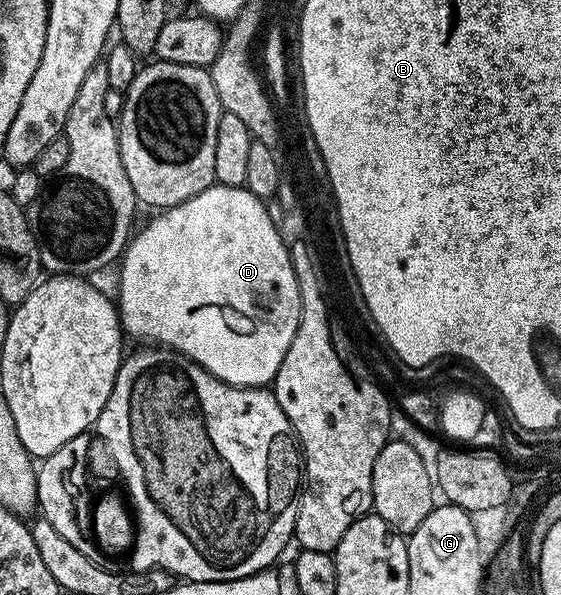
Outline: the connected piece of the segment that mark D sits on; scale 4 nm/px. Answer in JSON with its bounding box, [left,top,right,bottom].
[118,185,300,388]

